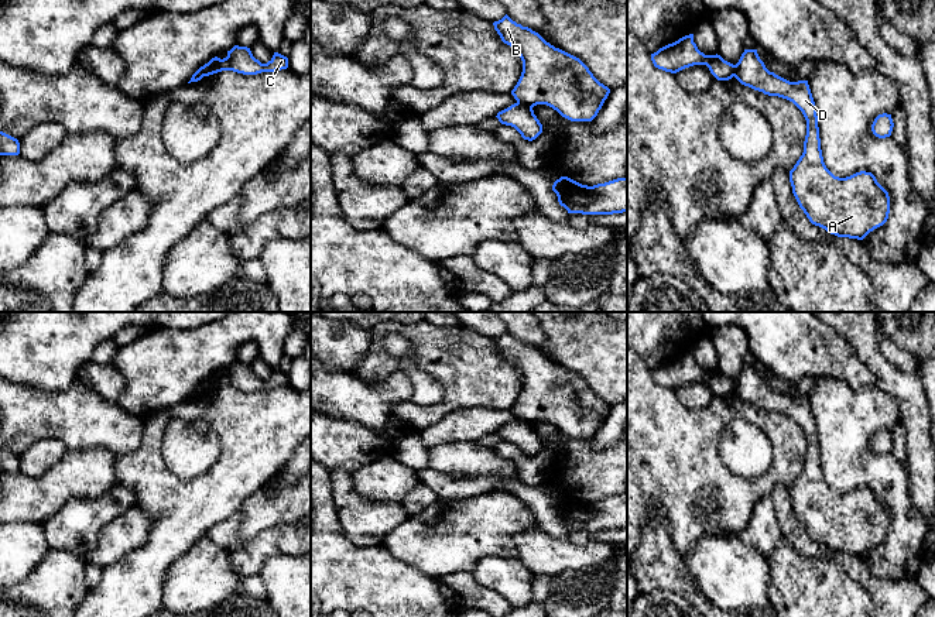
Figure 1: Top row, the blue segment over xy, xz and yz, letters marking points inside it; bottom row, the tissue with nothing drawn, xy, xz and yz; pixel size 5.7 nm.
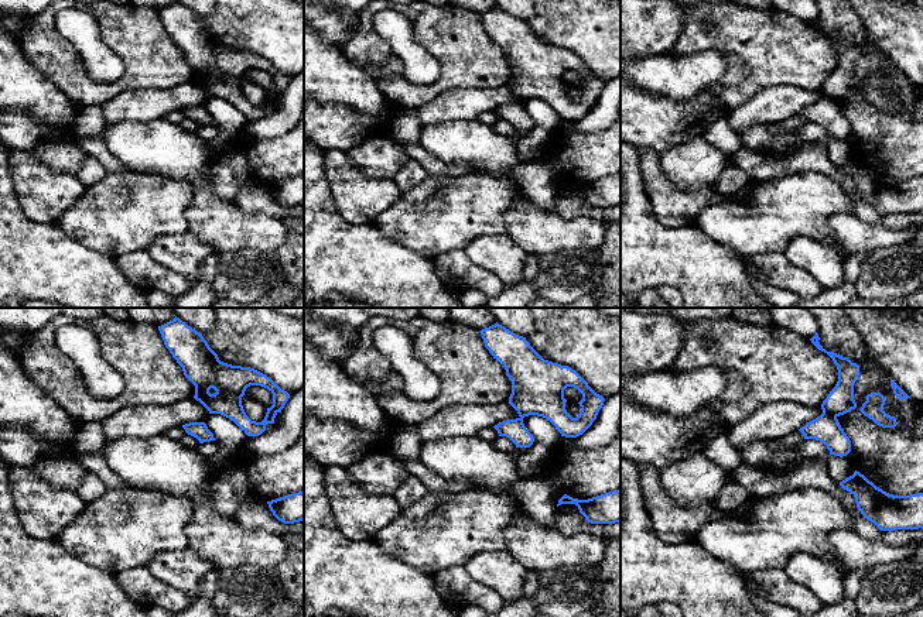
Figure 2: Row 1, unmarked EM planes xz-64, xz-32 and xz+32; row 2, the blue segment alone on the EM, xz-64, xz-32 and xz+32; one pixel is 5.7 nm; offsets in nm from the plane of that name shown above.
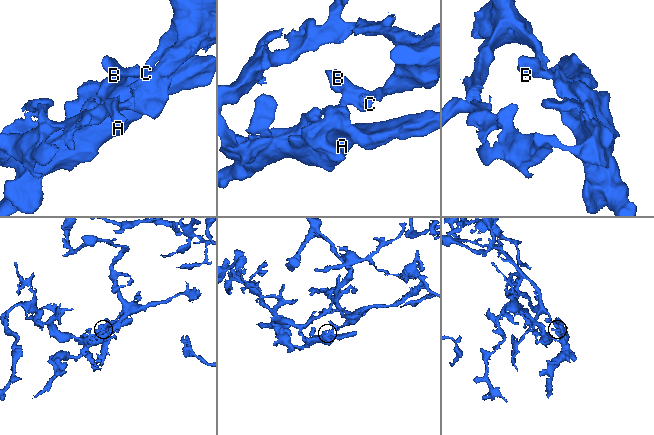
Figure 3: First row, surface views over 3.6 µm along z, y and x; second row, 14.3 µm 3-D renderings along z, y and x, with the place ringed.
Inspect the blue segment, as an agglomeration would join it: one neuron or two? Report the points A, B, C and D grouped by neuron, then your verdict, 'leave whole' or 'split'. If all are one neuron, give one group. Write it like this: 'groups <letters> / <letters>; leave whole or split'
groups A D / B C; split

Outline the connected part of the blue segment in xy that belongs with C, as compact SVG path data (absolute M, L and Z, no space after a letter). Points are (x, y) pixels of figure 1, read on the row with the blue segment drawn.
M234 45L227 51L227 56L220 59L212 58L202 66L203 76L209 76L222 71L233 71L243 75L257 75L261 72L275 72L288 68L288 58L274 52L273 58L267 64L261 64L256 59L247 47Z

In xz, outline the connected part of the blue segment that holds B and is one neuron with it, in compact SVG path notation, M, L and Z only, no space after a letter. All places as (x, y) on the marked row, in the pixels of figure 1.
M507 14L493 25L523 61L521 76L511 90L518 103L547 104L571 121L592 121L597 116L610 89L579 58L555 48Z

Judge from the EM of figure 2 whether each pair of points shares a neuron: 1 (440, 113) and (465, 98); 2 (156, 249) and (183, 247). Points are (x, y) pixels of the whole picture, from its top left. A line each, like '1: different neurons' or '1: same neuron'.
1: same neuron
2: same neuron

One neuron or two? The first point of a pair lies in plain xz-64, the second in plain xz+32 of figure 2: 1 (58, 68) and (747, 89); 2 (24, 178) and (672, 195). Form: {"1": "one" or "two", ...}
{"1": "one", "2": "one"}

